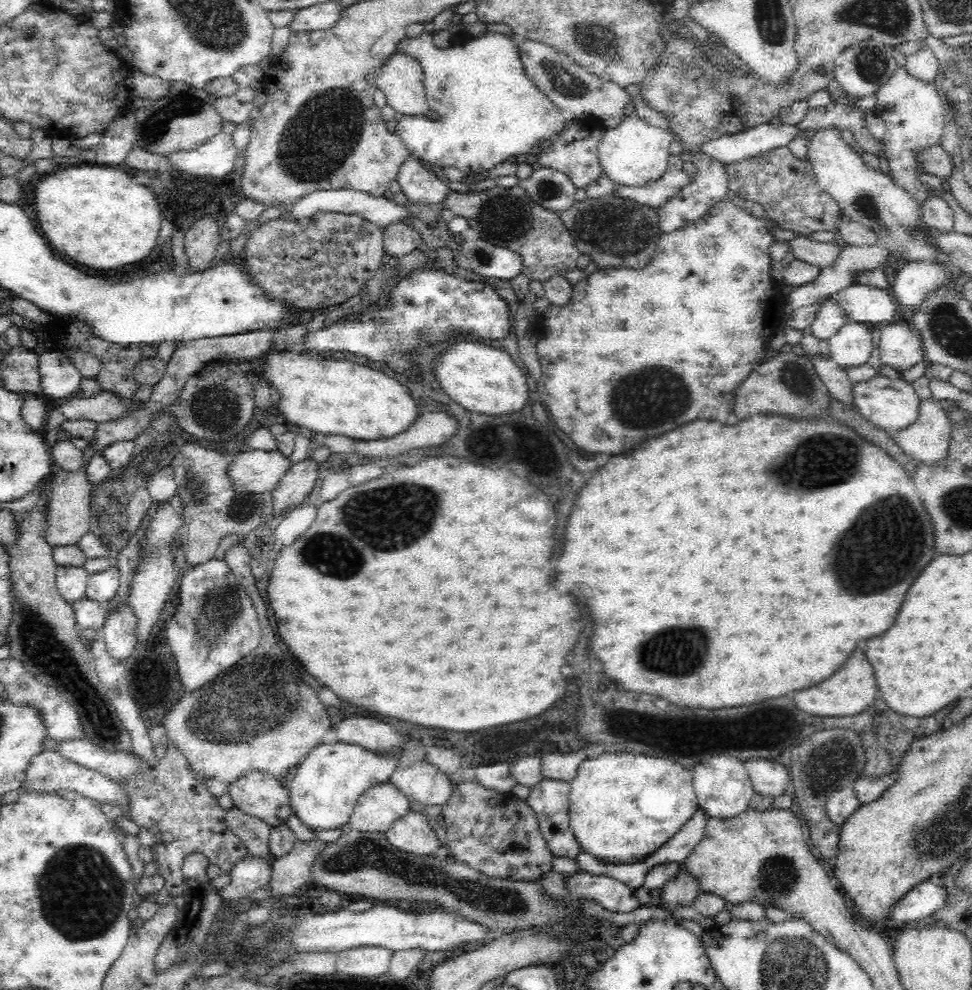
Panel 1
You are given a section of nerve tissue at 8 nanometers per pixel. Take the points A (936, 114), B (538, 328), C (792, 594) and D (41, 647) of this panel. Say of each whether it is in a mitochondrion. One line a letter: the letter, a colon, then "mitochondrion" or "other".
A: other
B: other
C: other
D: mitochondrion

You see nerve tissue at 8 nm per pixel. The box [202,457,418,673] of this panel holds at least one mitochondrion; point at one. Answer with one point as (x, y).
(328, 554)

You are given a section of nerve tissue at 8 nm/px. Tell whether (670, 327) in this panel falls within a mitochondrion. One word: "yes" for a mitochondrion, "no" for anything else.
no

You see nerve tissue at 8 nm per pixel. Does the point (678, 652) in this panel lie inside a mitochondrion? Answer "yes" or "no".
yes

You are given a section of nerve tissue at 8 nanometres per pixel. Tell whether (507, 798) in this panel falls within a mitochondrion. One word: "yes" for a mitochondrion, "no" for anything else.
no

